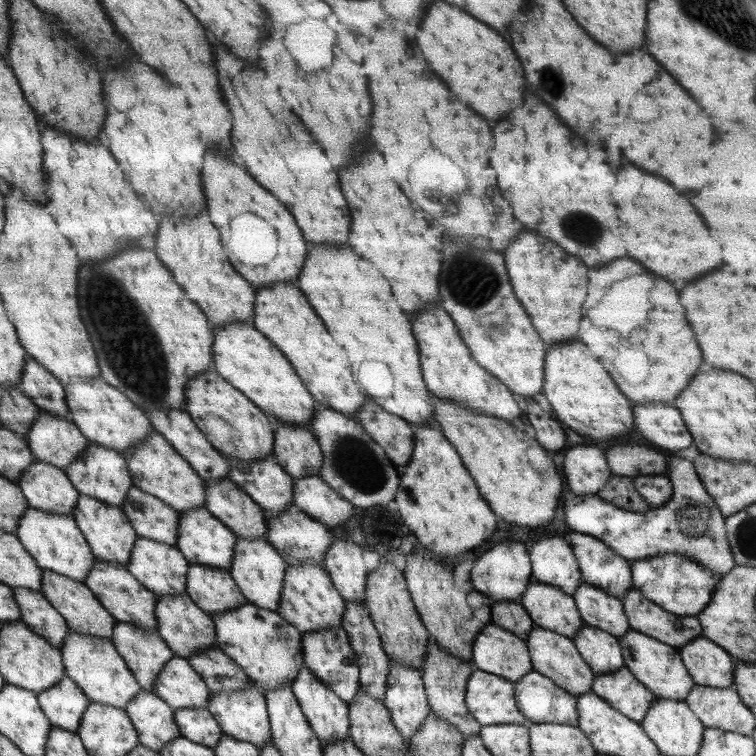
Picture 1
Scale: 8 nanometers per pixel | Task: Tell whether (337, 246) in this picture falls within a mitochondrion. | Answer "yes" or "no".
no

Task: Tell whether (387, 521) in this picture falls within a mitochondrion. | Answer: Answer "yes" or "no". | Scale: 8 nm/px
no

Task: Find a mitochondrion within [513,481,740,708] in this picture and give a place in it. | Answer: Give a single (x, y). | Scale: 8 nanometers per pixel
(697, 518)

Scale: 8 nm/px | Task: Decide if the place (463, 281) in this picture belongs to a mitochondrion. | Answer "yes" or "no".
yes

